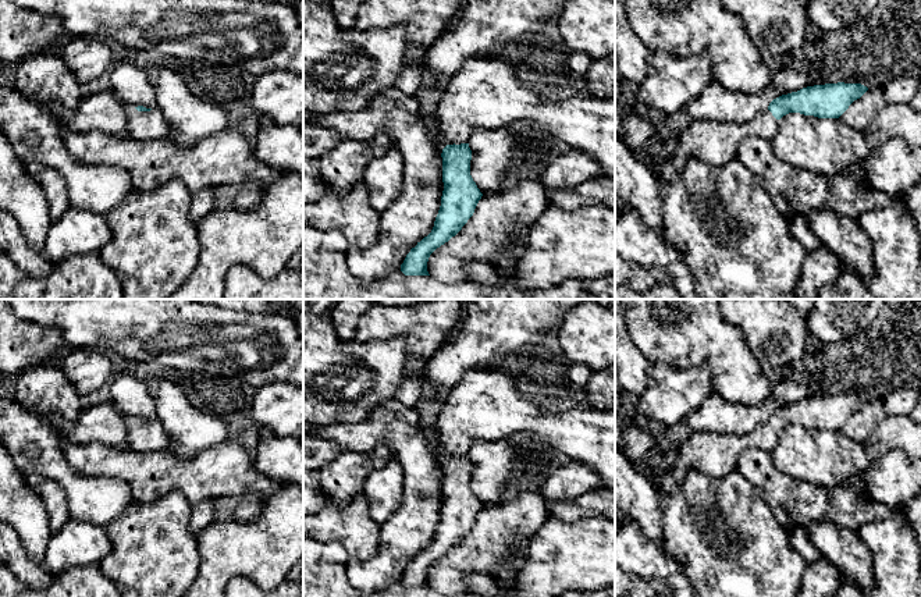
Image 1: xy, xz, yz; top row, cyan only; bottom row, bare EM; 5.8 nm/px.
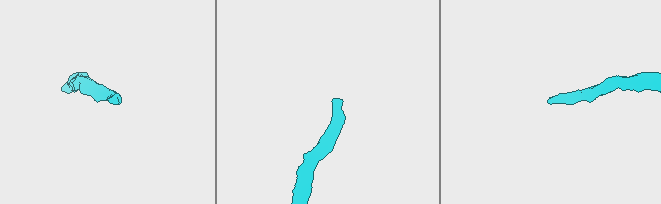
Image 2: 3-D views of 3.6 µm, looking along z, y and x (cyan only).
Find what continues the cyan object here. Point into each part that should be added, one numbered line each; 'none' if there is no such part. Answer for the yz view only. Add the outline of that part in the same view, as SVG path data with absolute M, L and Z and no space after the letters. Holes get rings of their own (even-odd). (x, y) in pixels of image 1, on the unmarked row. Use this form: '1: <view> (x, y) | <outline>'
1: yz (715, 454) | M767 420L750 434L725 434L698 431L680 445L673 465L659 481L659 490L671 494L679 490L689 470L701 470L712 477L723 477L737 470L737 458L748 448L772 451L778 443L778 431Z

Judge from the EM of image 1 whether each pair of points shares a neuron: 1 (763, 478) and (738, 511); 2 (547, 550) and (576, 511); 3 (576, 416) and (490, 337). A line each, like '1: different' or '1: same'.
1: different
2: different
3: different

